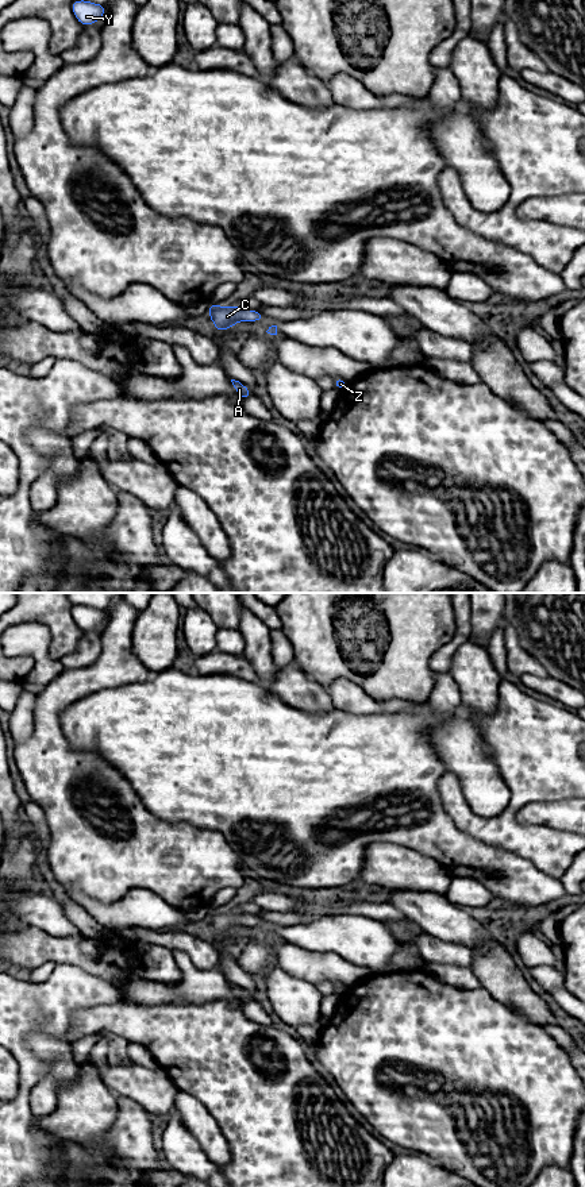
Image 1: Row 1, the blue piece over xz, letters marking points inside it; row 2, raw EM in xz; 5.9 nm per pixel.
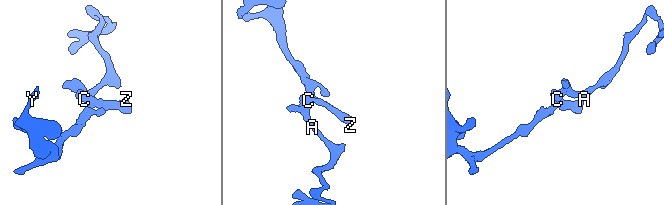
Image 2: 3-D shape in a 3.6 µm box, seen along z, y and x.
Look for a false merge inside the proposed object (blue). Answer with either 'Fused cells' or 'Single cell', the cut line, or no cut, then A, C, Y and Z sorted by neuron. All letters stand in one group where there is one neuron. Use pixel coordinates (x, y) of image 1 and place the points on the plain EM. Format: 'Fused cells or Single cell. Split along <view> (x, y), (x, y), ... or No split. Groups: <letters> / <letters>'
Single cell. No split. Groups: A C Y Z

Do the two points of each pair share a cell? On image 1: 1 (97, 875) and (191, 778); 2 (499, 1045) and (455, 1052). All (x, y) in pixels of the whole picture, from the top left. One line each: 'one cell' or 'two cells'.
1: two cells
2: one cell

